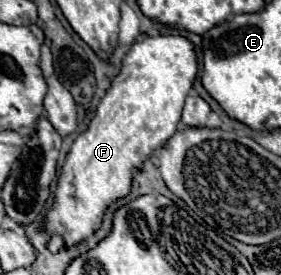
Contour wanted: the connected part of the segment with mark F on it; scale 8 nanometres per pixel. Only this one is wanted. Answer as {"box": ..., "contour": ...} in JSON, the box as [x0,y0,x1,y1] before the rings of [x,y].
{"box":[44,34,198,246],"contour":[[[160,34],[160,36],[148,36],[132,44],[132,48],[128,50],[124,58],[124,66],[120,74],[114,78],[112,86],[102,98],[88,130],[74,140],[66,156],[66,164],[60,174],[54,206],[48,212],[48,220],[44,224],[44,228],[50,234],[62,236],[64,244],[70,246],[90,236],[100,226],[102,212],[108,208],[108,204],[114,202],[116,198],[124,198],[130,192],[130,174],[138,170],[138,166],[144,160],[148,160],[150,154],[178,130],[182,106],[194,84],[192,80],[196,78],[196,72],[198,72],[198,58],[196,58],[192,42],[186,36]]]}

